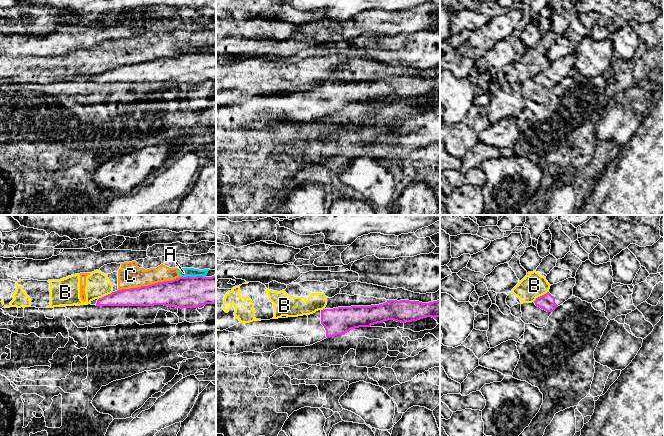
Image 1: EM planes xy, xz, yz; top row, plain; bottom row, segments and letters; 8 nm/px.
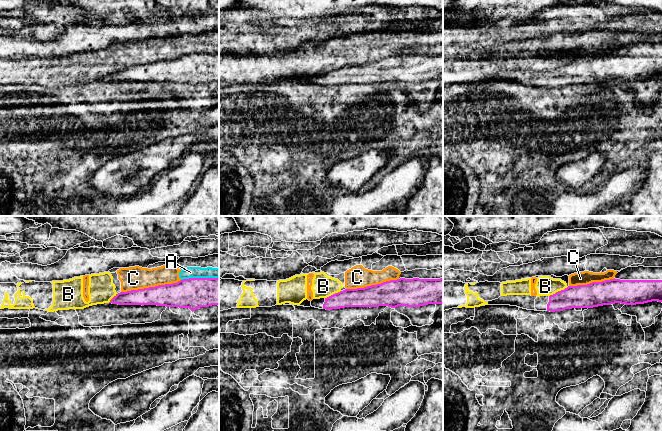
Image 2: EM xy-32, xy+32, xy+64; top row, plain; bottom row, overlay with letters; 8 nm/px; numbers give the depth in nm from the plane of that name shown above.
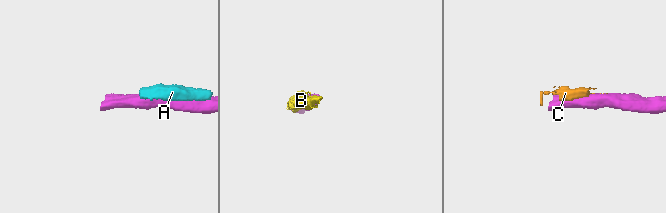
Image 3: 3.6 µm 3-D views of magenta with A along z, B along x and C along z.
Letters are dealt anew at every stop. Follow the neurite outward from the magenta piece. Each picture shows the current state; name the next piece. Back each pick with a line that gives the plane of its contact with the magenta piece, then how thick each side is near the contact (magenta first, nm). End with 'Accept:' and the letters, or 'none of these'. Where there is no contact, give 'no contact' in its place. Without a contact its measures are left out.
Accept: none of these

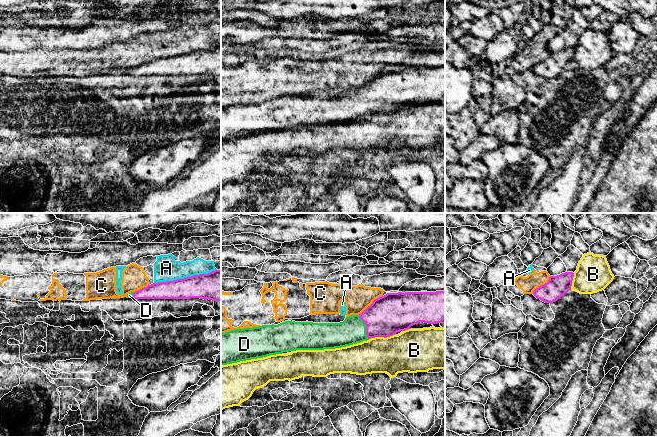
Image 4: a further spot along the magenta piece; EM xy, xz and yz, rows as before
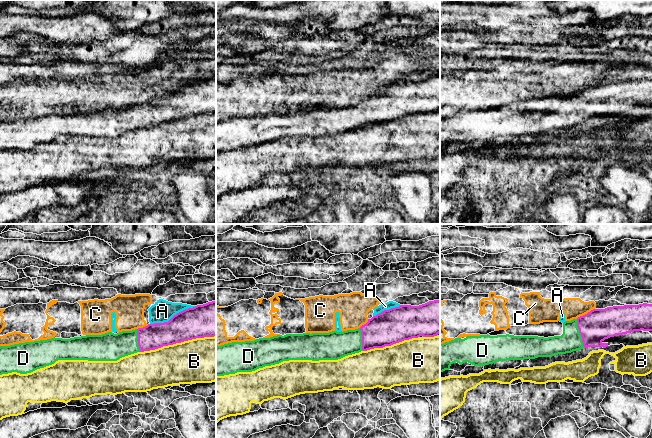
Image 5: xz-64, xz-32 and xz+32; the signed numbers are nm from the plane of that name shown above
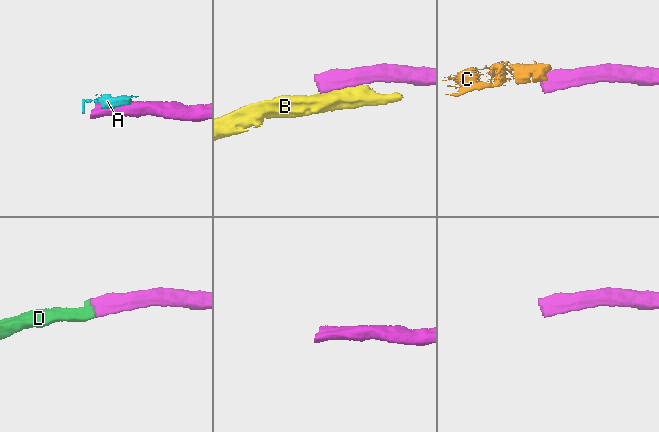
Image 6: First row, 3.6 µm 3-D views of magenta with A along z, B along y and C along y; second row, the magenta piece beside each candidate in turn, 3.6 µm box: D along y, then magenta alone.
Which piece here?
D: meets magenta in xz; 320 nm thick on the magenta side, 220 nm on the other
Accept: D

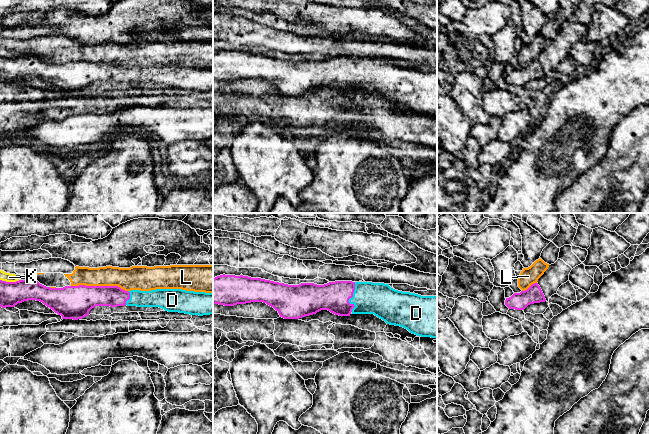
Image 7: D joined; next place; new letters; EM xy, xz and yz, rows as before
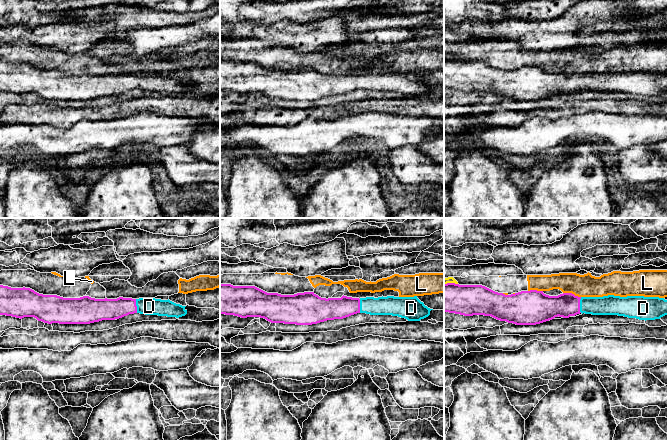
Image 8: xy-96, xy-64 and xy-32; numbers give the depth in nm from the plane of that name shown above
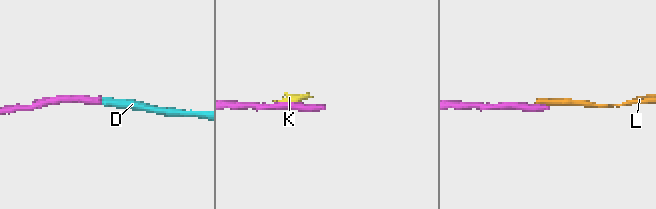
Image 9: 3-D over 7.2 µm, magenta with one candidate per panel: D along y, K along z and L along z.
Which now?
D: meets magenta in xz; 240 nm thick on the magenta side, 260 nm on the other
Accept: D

